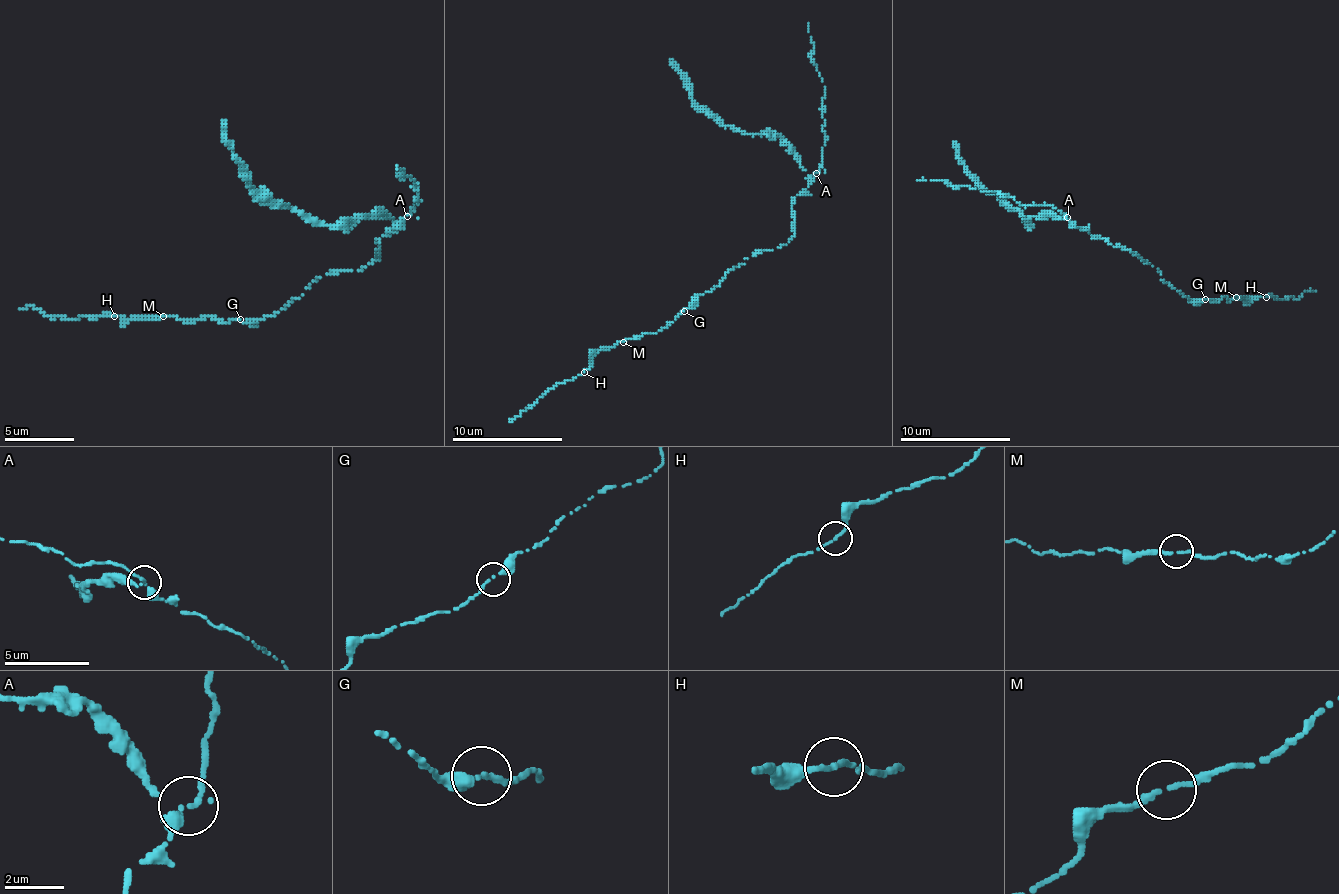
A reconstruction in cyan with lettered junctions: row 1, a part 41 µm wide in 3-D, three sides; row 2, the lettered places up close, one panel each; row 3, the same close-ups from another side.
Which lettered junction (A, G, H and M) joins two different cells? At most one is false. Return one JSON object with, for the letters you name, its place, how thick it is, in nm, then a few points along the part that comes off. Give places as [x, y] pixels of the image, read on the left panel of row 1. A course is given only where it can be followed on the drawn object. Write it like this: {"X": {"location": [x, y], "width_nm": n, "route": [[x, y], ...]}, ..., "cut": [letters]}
{"A": {"location": [407, 216], "width_nm": 140, "route": [[407, 215], [393, 218], [355, 218], [317, 225], [289, 208], [275, 208], [233, 155], [222, 120]]}, "cut": ["A"]}

